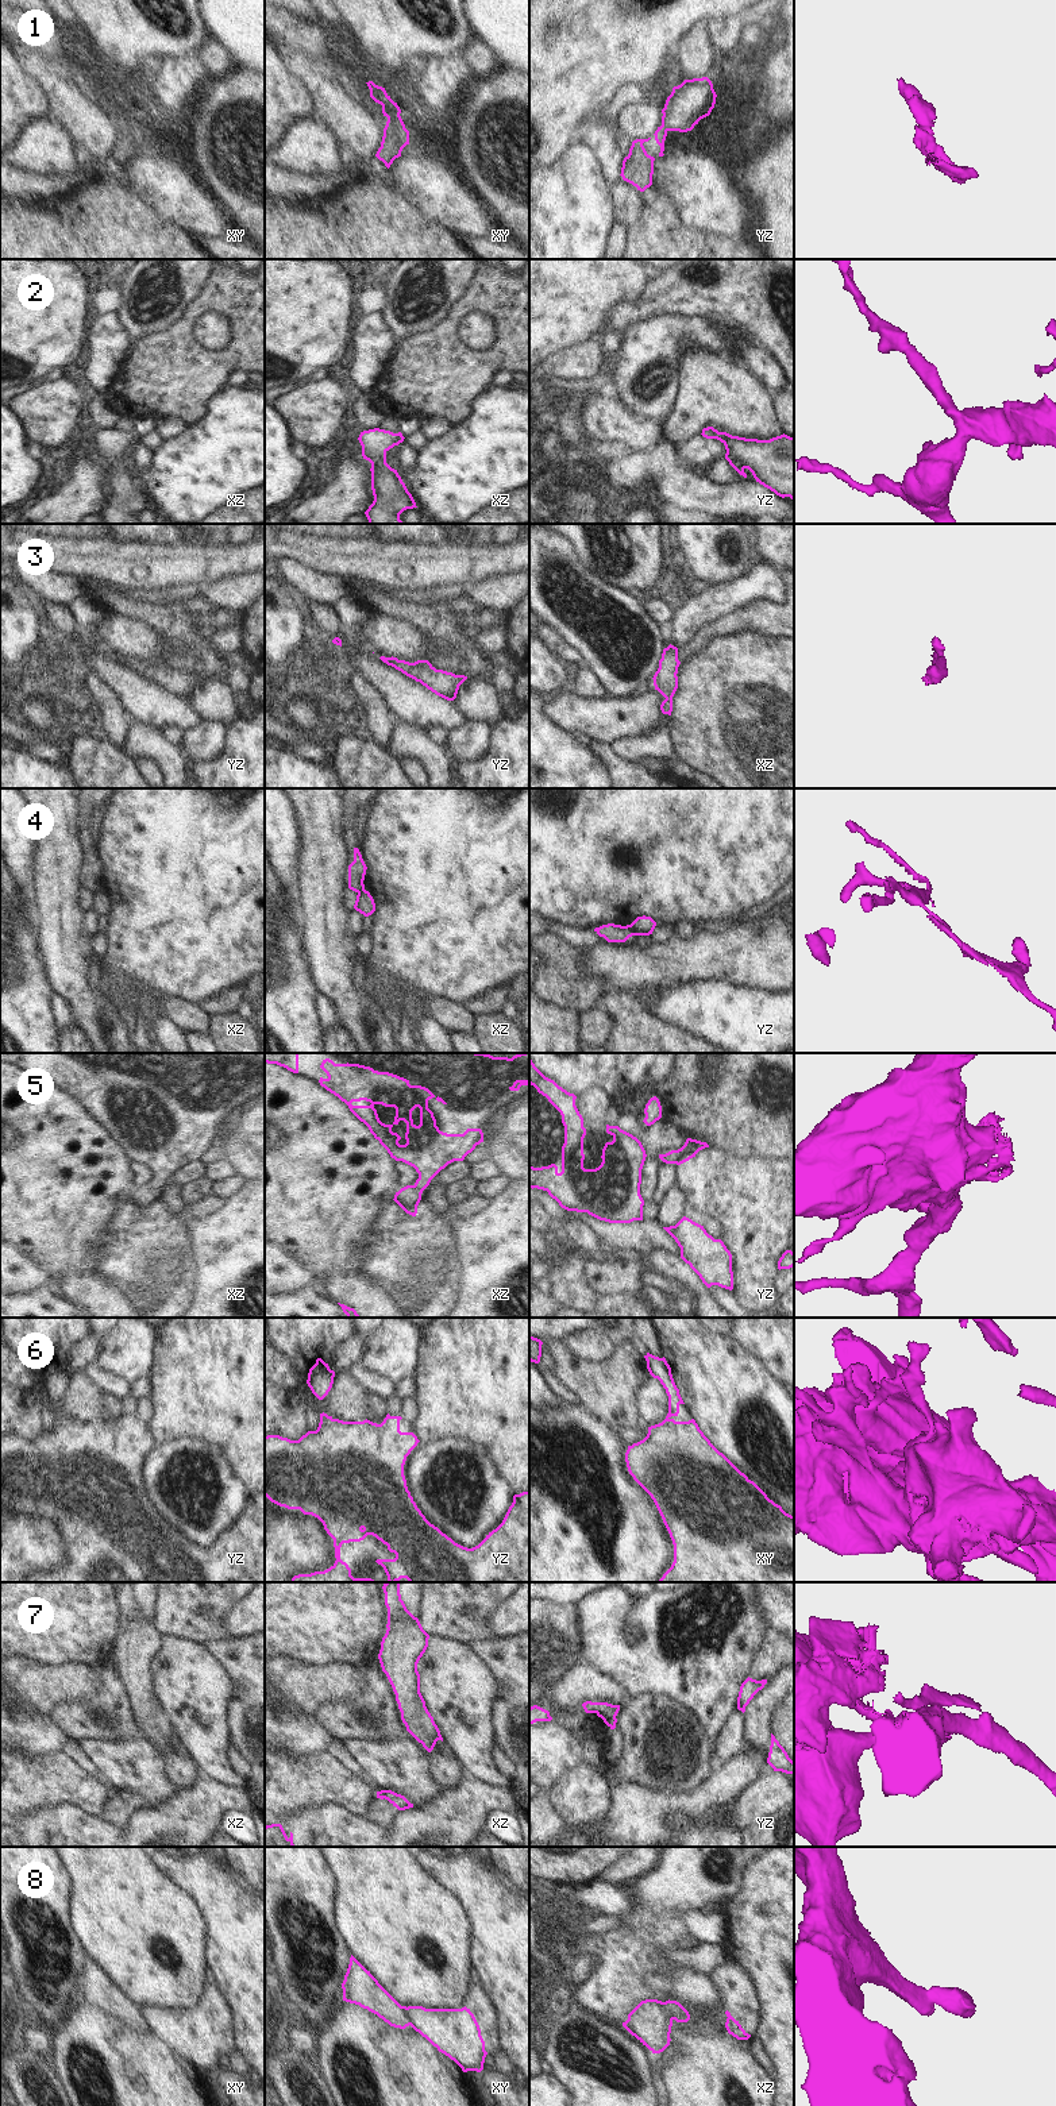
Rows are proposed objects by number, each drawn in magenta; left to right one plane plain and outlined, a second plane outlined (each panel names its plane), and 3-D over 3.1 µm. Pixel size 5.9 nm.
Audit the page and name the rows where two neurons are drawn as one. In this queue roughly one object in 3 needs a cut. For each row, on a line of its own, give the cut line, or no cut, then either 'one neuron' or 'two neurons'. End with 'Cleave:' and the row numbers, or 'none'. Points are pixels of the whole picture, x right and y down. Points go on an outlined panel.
1: no cut; one neuron
2: no cut; one neuron
3: no cut; one neuron
4: cut in yz along (629, 925), (634, 934); two neurons
5: no cut; one neuron
6: no cut; one neuron
7: cut in xz along (382, 1790), (385, 1797); two neurons
8: cut in xy along (405, 2008), (409, 2024); two neurons
Cleave: 4, 7, 8

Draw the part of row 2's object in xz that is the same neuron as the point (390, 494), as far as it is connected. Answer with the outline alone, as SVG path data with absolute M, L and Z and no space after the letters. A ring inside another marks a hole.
M374 428L361 432L363 459L371 463L373 504L365 512L369 524L404 524L400 514L417 508L397 470L386 463L386 452L404 441L401 432Z

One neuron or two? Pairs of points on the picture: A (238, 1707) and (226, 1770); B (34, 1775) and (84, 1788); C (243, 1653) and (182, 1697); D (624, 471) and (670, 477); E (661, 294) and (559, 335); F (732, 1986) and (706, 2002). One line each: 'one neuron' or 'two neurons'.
A: two neurons
B: one neuron
C: two neurons
D: one neuron
E: two neurons
F: two neurons

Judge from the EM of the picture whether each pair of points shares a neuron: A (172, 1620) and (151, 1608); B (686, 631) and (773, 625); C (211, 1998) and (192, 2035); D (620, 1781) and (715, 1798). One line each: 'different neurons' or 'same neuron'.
A: different neurons
B: different neurons
C: same neuron
D: same neuron

